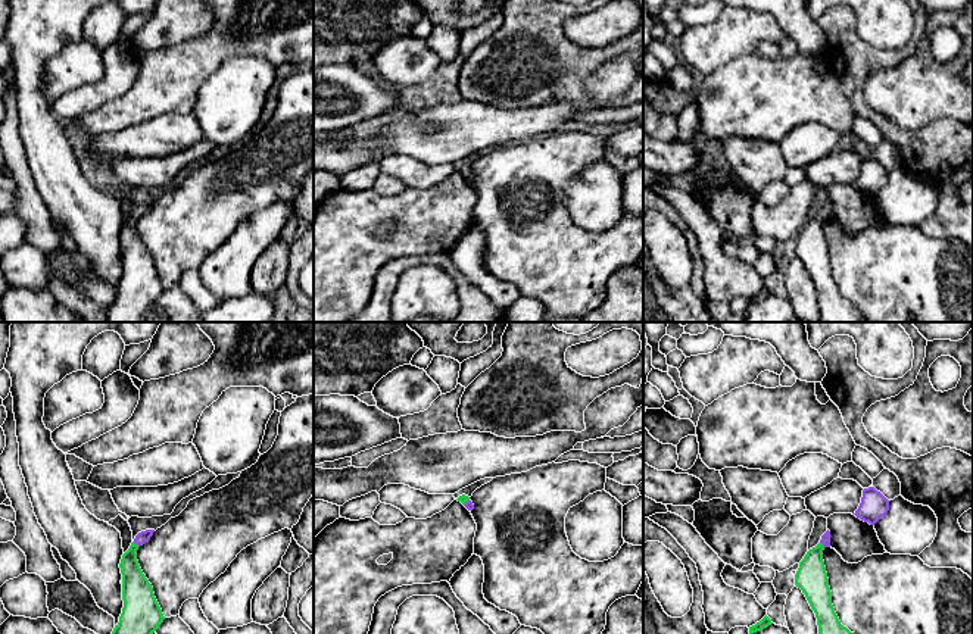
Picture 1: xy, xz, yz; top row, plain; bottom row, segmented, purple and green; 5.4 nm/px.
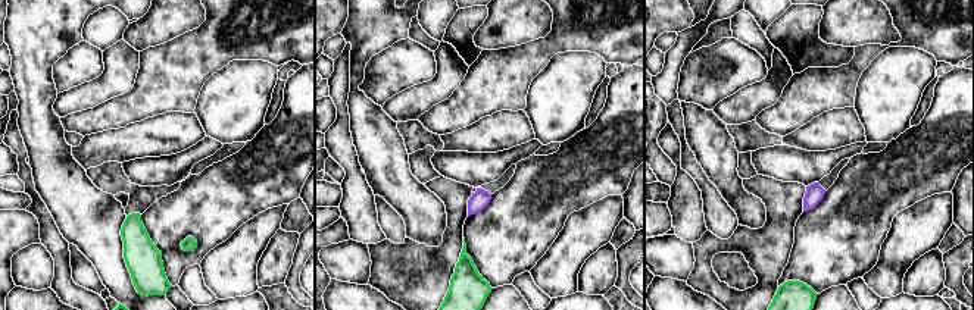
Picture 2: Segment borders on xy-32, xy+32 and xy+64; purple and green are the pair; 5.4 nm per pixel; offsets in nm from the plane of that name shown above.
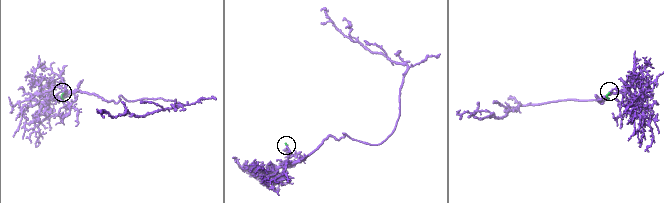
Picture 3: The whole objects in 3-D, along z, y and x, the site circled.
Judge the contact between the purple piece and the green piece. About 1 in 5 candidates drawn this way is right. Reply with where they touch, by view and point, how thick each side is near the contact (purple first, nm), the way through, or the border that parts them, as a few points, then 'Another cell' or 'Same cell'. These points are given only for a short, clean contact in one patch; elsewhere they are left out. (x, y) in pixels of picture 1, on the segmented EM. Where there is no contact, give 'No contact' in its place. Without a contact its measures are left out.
Touches purple at xy (136, 543). Thickness 70 nm (purple) against 160 nm. Path across: xy (142, 537), (136, 543), (131, 552), (136, 589). Same cell

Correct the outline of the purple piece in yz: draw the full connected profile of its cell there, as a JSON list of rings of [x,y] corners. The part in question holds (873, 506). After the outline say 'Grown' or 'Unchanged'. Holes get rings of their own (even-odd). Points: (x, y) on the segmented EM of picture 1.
[[[874,487],[864,488],[861,503],[854,515],[861,521],[874,525],[879,519],[882,519],[888,513],[889,502],[891,500],[888,500]]]. Unchanged

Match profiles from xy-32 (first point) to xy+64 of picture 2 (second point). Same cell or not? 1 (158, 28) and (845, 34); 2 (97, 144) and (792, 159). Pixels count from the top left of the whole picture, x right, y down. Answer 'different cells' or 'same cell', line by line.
1: same cell
2: different cells

